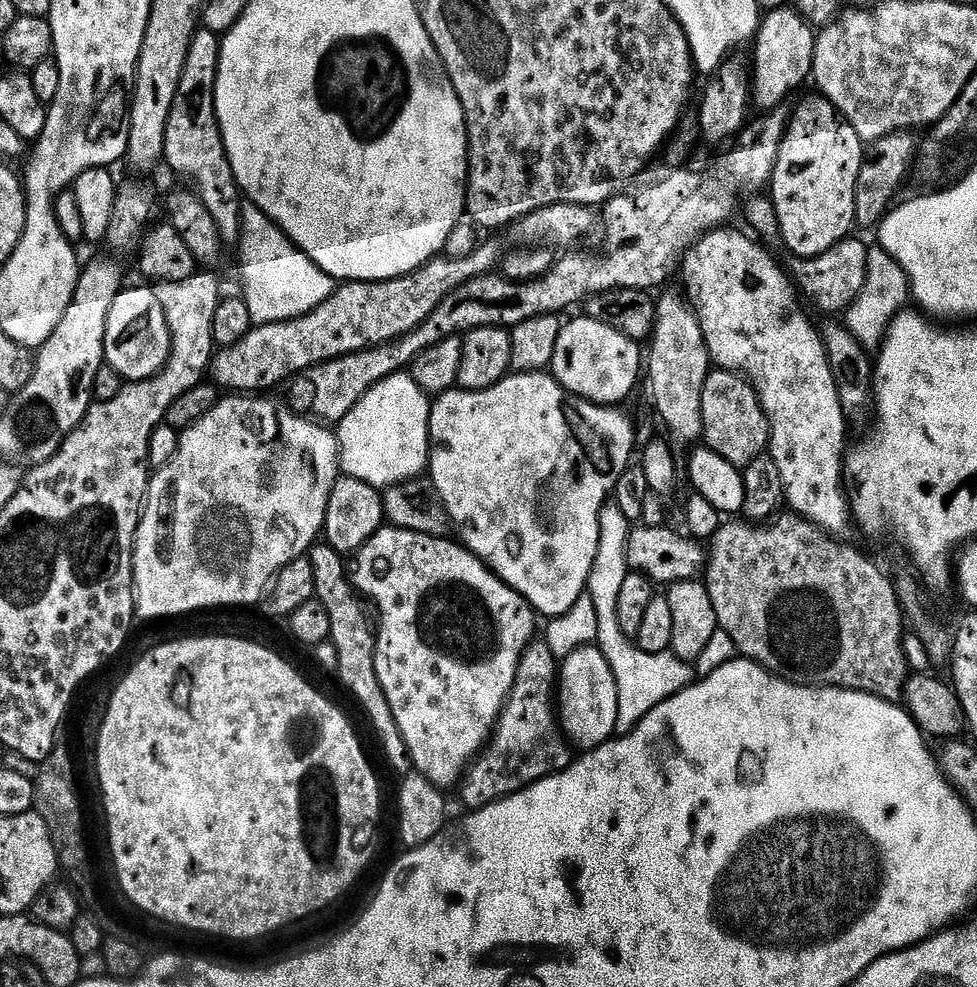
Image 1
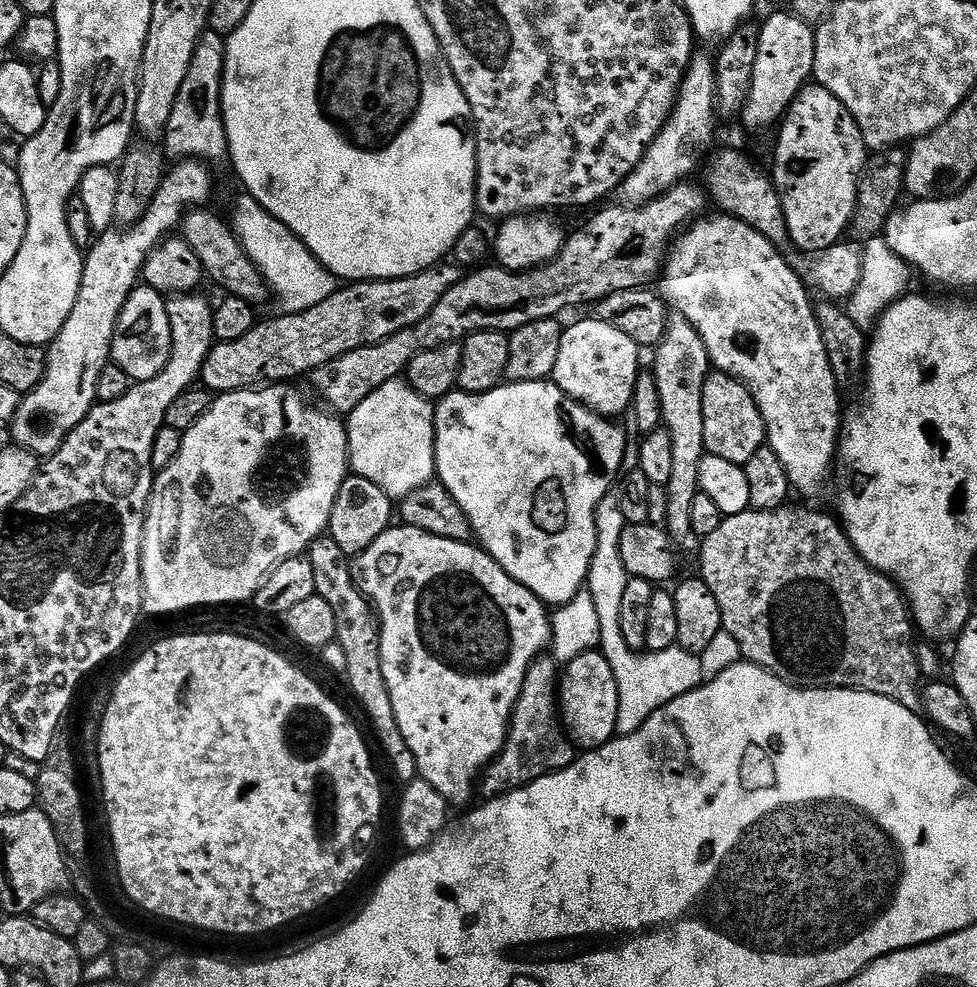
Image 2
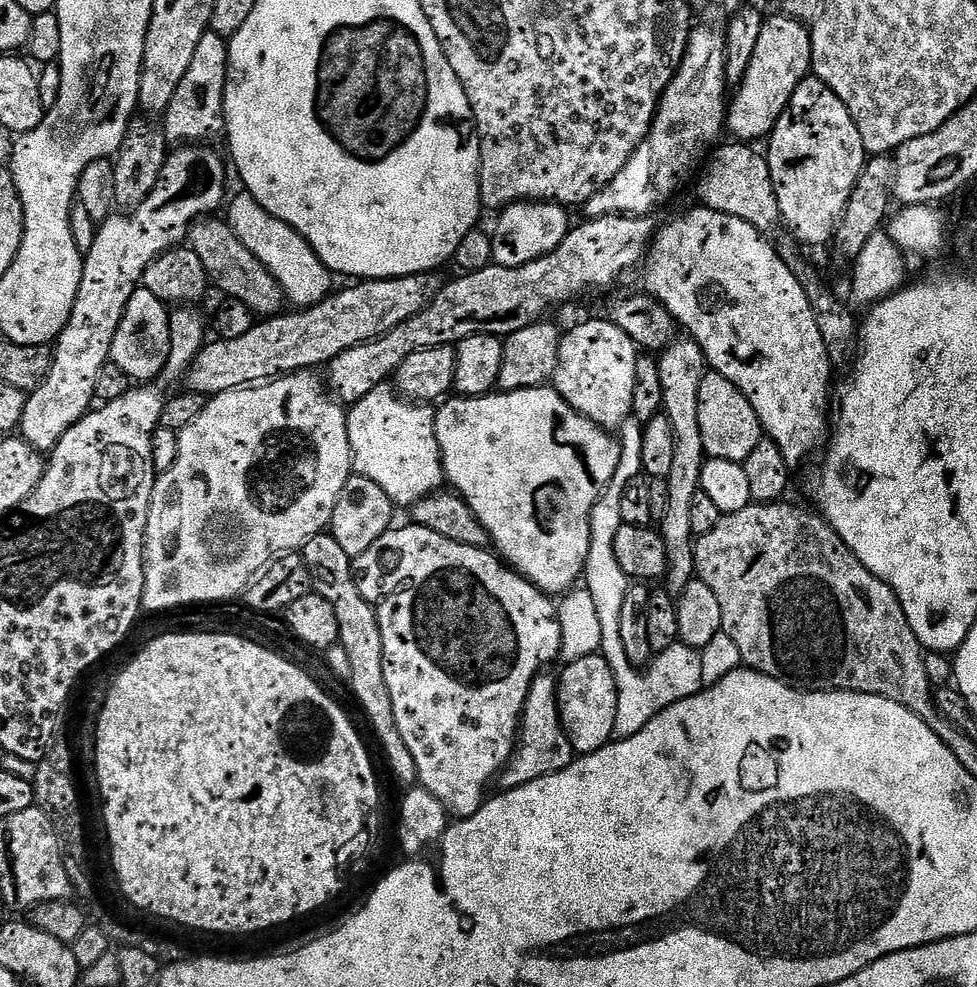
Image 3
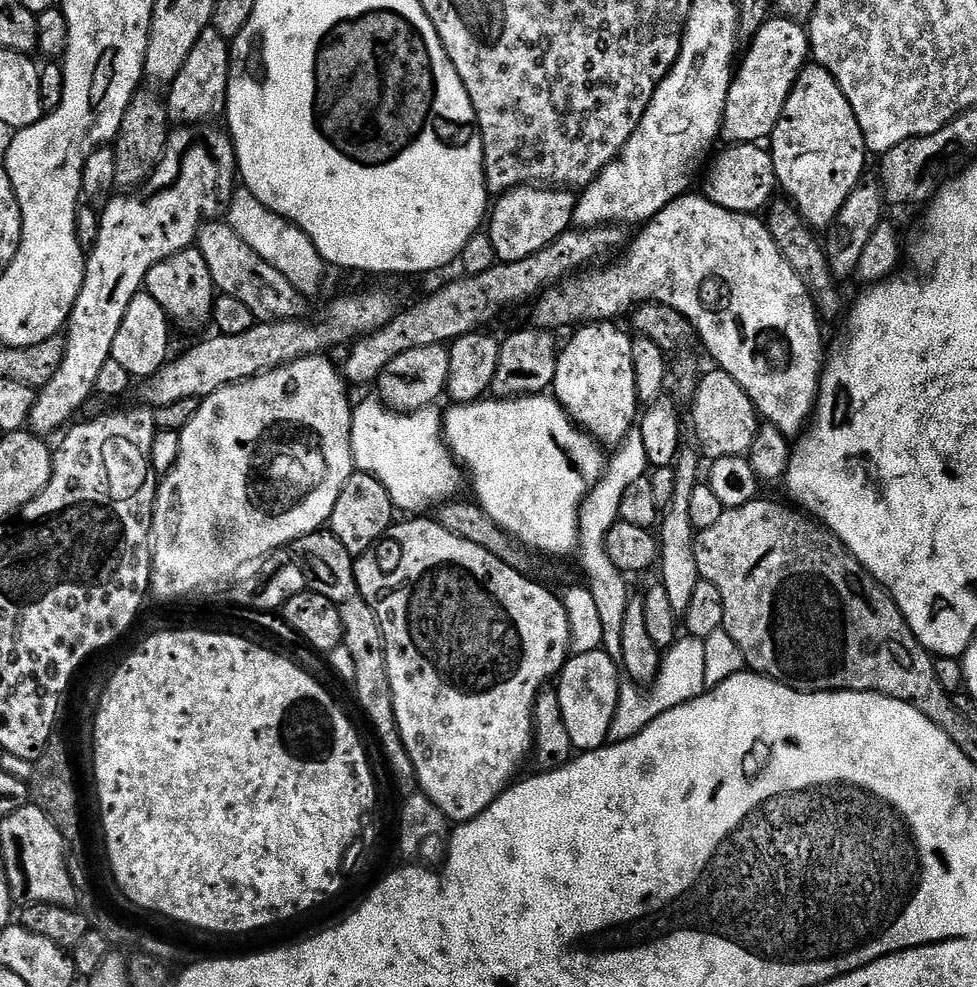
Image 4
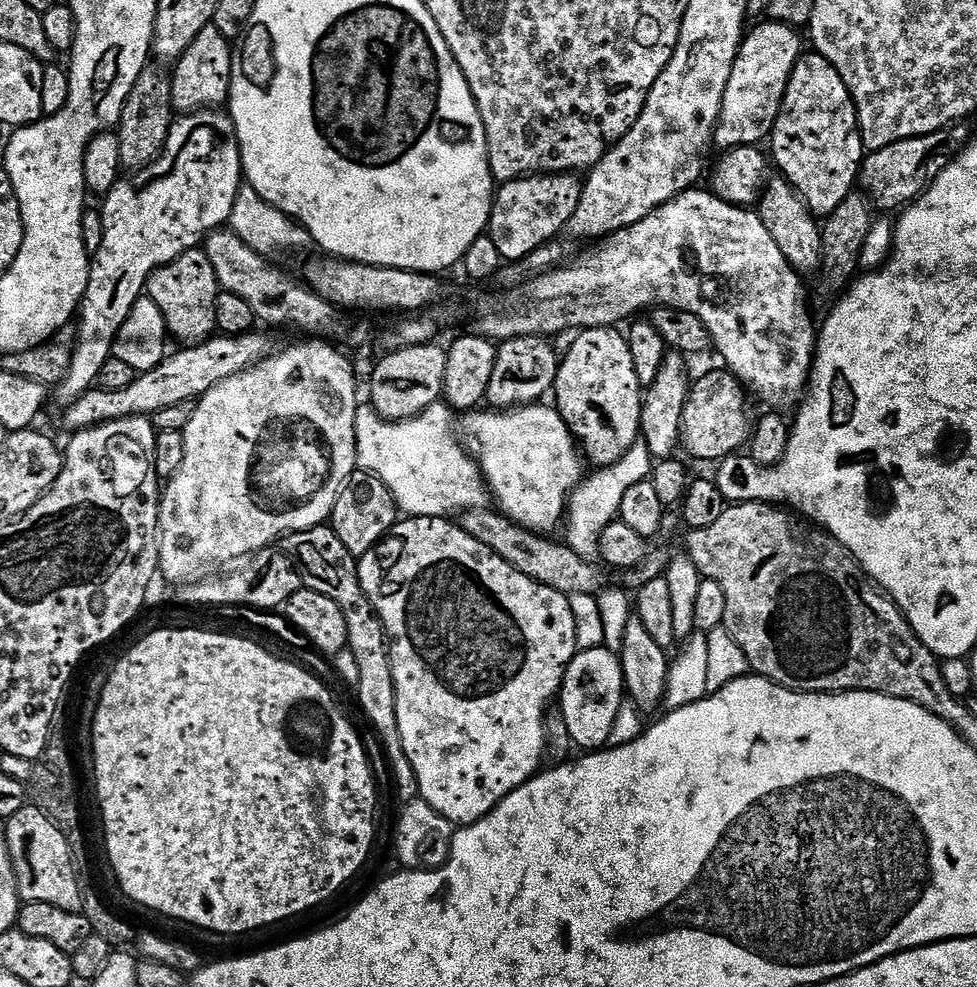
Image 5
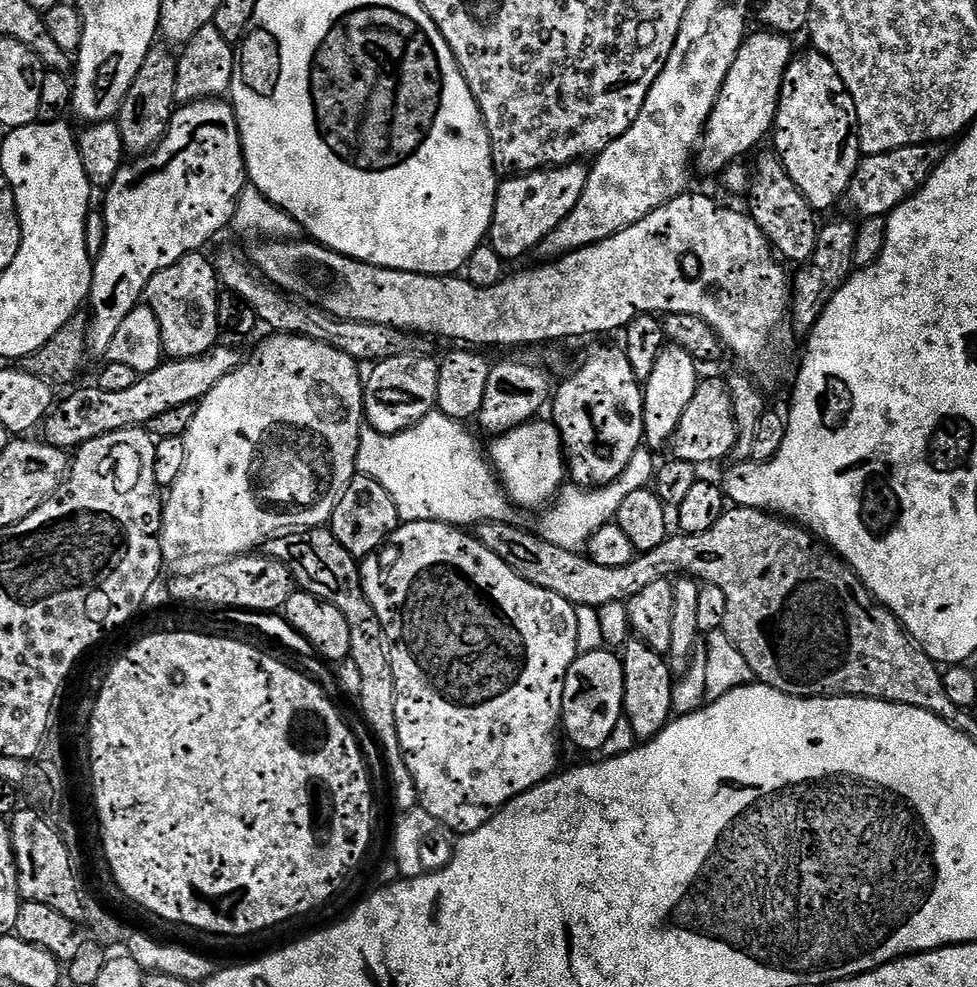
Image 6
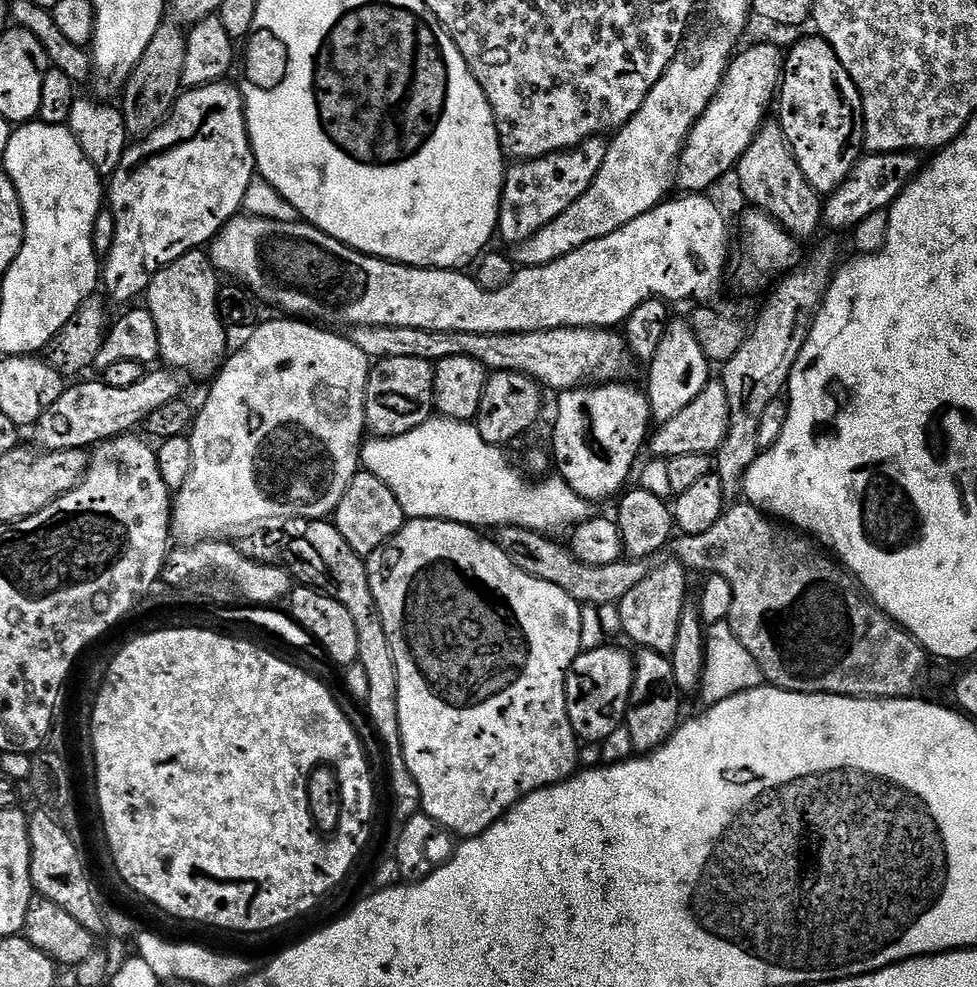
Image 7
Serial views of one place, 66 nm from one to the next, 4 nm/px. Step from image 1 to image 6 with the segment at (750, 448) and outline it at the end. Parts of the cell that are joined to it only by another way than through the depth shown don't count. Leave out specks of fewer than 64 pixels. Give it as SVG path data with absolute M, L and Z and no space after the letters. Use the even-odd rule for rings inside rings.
M723 375L712 376L709 380L701 379L697 383L694 398L690 398L690 406L686 406L686 414L682 414L682 422L678 422L678 430L674 430L672 435L670 452L675 459L697 466L712 464L723 456L733 455L737 435L728 381Z

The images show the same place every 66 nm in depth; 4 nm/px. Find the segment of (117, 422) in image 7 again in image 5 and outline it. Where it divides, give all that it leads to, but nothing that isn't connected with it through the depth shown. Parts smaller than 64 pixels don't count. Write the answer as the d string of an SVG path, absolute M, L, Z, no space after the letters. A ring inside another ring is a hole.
M253 330L241 336L213 335L211 338L191 346L181 347L181 352L165 355L164 360L154 370L141 372L126 390L84 392L64 411L64 424L69 433L81 432L84 428L94 428L109 420L121 420L127 416L151 417L153 412L166 410L166 406L178 406L187 400L199 401L218 382L234 378L234 374L253 368L261 360L273 355L272 340L263 336L260 330Z

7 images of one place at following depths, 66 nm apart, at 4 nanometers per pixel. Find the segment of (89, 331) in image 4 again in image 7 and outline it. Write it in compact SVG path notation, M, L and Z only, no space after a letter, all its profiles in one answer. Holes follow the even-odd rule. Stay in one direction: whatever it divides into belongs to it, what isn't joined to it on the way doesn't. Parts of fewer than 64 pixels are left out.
M228 83L187 89L164 123L124 151L118 170L110 177L112 188L110 184L106 192L114 218L114 238L102 264L102 288L108 291L109 301L124 304L139 292L140 295L147 293L148 284L158 269L182 258L182 254L203 249L243 209L246 190L254 179L252 143L248 141L244 97L235 83Z

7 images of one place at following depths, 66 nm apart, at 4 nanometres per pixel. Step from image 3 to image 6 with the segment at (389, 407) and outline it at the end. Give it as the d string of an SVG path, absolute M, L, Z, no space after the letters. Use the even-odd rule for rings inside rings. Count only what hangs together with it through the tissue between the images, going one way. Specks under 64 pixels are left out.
M438 410L428 413L426 418L422 418L413 428L406 428L401 432L379 432L378 429L371 426L364 426L360 429L360 445L358 446L358 454L356 455L356 467L359 475L374 478L374 482L378 482L378 486L382 486L382 490L386 490L386 494L390 494L390 498L394 498L394 506L398 510L401 521L409 520L437 520L443 524L451 524L453 526L475 526L486 520L503 520L505 522L513 519L514 505L508 499L507 492L504 491L487 455L480 453L480 448L476 445L476 440L467 432L465 425L459 420L451 420L450 417L442 415Z

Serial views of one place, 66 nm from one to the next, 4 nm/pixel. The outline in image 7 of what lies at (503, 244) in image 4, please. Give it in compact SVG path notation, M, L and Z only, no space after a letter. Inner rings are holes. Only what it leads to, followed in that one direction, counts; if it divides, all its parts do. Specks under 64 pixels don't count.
M593 138L566 152L552 152L536 160L513 163L507 169L504 192L500 195L499 239L504 239L509 246L520 244L554 222L558 214L570 210L570 206L590 190L607 153L608 144Z

